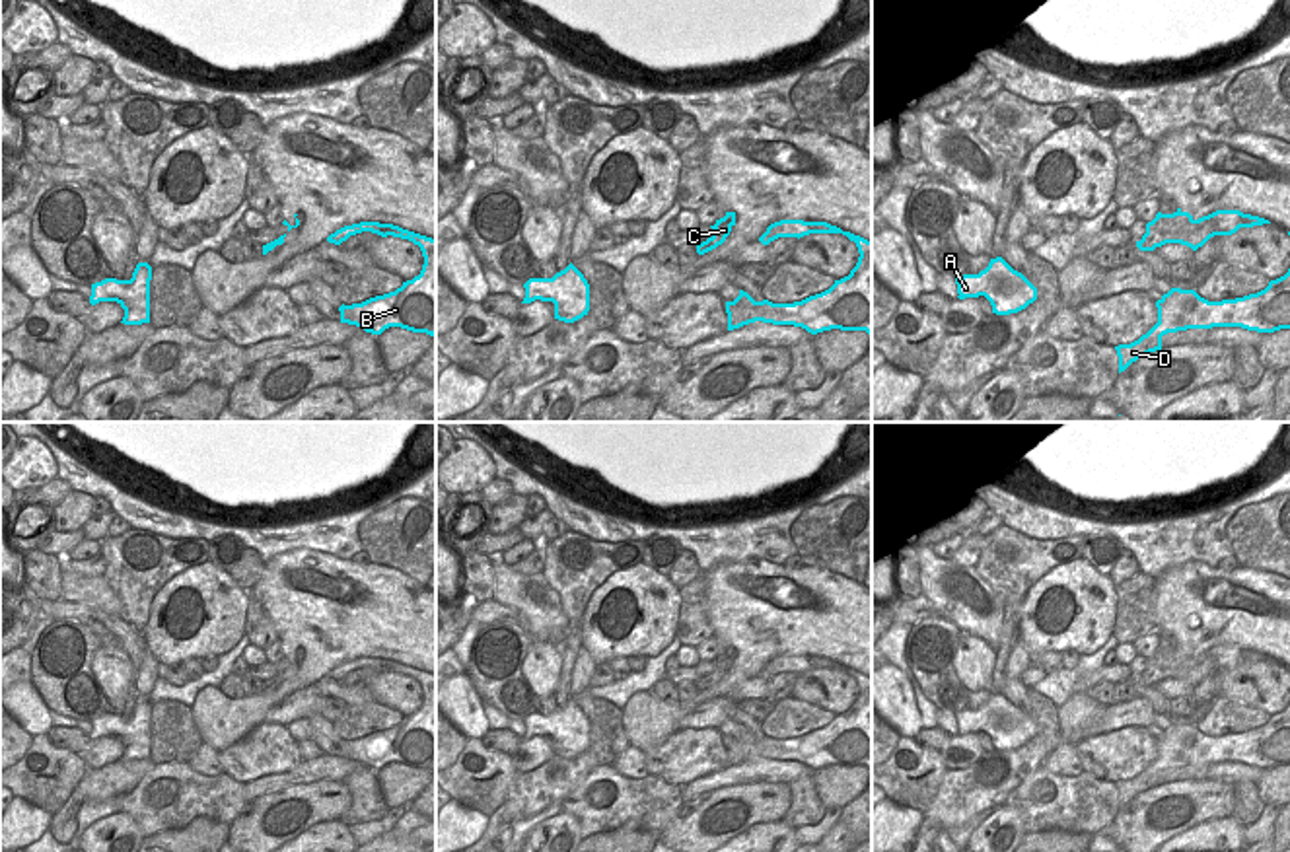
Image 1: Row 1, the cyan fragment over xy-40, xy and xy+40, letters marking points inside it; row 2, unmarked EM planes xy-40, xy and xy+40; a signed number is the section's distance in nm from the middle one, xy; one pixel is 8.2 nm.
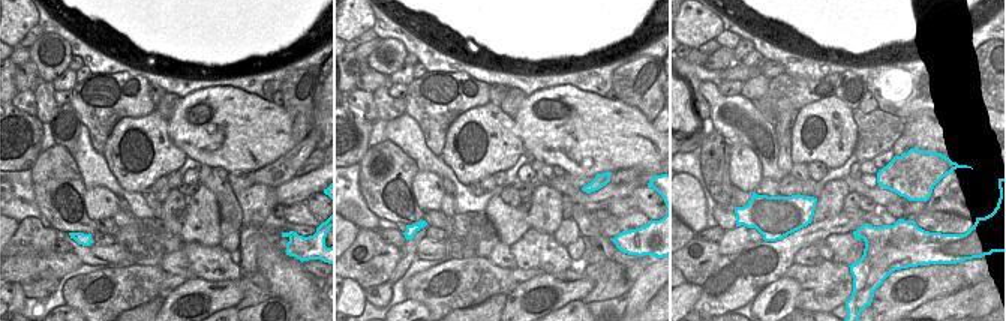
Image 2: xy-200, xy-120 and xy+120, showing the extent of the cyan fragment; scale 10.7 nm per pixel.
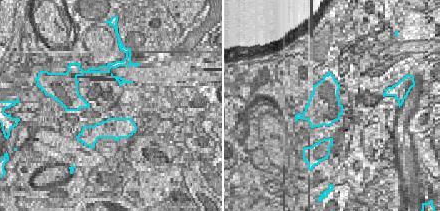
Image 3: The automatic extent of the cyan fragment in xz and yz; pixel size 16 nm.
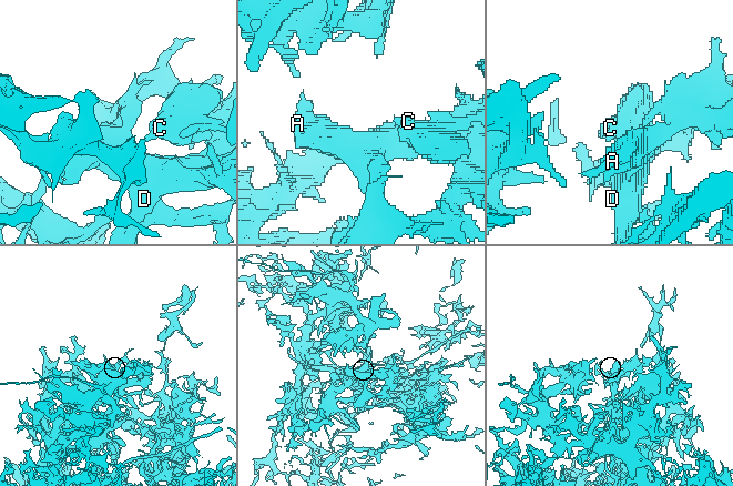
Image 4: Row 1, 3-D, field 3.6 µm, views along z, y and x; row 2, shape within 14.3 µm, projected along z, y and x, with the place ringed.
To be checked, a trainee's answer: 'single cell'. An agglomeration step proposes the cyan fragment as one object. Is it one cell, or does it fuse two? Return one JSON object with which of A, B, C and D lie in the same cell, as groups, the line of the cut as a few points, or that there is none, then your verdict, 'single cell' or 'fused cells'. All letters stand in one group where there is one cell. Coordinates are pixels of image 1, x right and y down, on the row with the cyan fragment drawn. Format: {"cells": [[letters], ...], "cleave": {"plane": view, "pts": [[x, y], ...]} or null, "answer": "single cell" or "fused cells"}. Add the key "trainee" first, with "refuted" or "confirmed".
{"trainee": "refuted", "cells": [["A", "B", "D"], ["C"]], "cleave": {"plane": "xy+40", "pts": [[1250, 214], [1232, 230], [1218, 230], [1215, 234]]}, "answer": "fused cells"}

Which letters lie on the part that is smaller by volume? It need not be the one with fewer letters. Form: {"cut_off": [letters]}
{"cut_off": ["C"]}

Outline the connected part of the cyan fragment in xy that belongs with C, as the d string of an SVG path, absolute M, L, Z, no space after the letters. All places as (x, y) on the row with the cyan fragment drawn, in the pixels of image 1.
M726 212L724 218L716 220L716 224L710 226L714 230L714 233L706 241L697 245L697 253L704 255L704 253L716 249L718 245L722 245L734 226L735 226L735 212Z

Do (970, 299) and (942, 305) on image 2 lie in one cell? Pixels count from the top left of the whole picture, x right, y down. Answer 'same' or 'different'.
same

